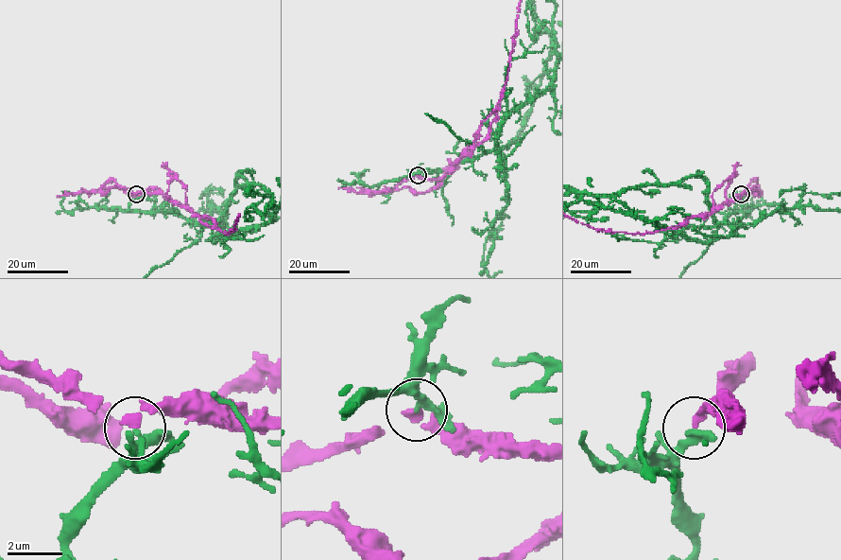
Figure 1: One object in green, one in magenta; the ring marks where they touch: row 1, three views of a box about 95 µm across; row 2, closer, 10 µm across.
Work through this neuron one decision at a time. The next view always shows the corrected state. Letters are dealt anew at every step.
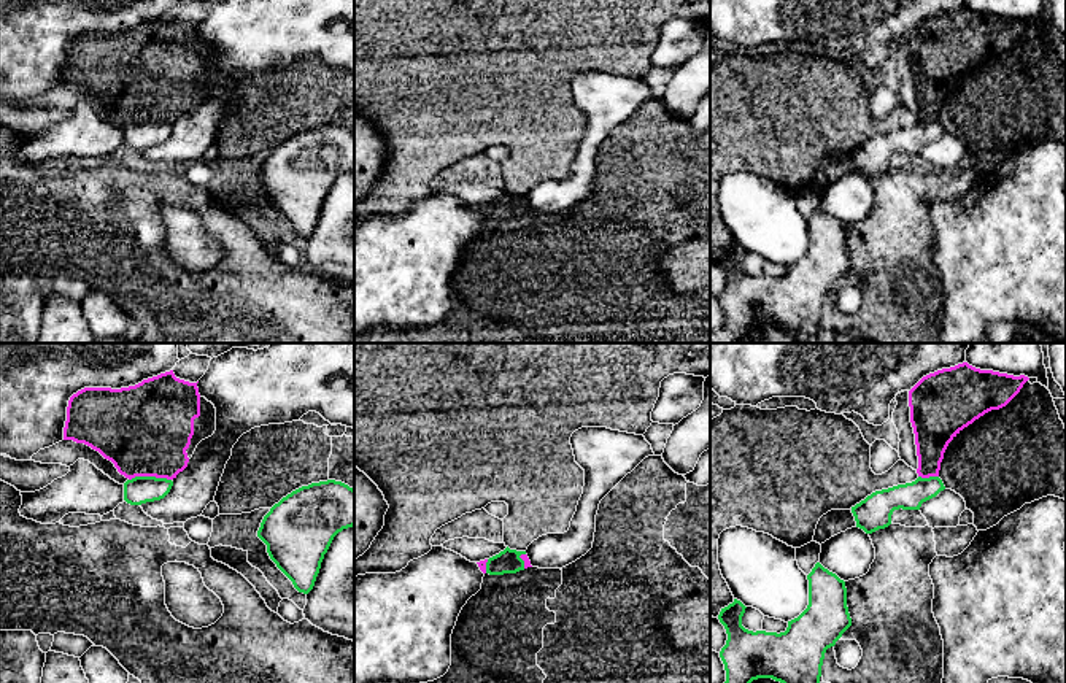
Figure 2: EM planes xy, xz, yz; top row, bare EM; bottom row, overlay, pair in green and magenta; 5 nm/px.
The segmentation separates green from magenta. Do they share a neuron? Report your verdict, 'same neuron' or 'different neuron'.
different neuron

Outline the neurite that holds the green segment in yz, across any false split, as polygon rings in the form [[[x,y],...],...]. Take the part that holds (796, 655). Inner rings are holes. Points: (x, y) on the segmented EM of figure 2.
[[[815,564],[807,575],[809,605],[785,632],[748,631],[742,626],[745,605],[734,599],[718,619],[728,640],[720,651],[724,683],[772,678],[780,683],[820,683],[828,648],[852,626],[845,581]]]

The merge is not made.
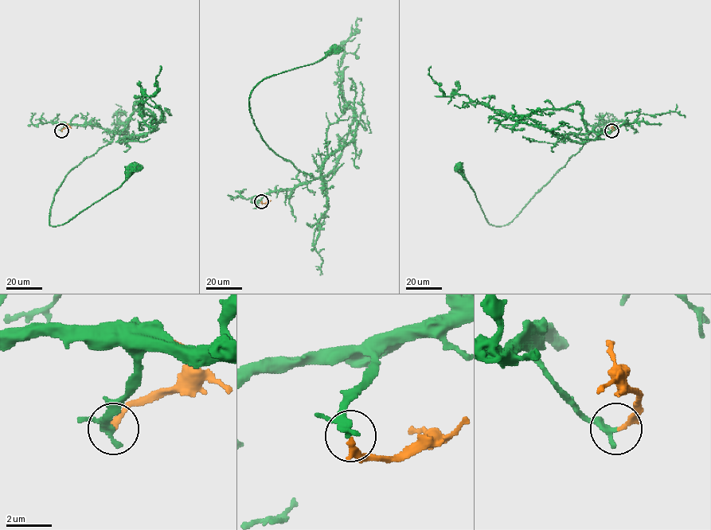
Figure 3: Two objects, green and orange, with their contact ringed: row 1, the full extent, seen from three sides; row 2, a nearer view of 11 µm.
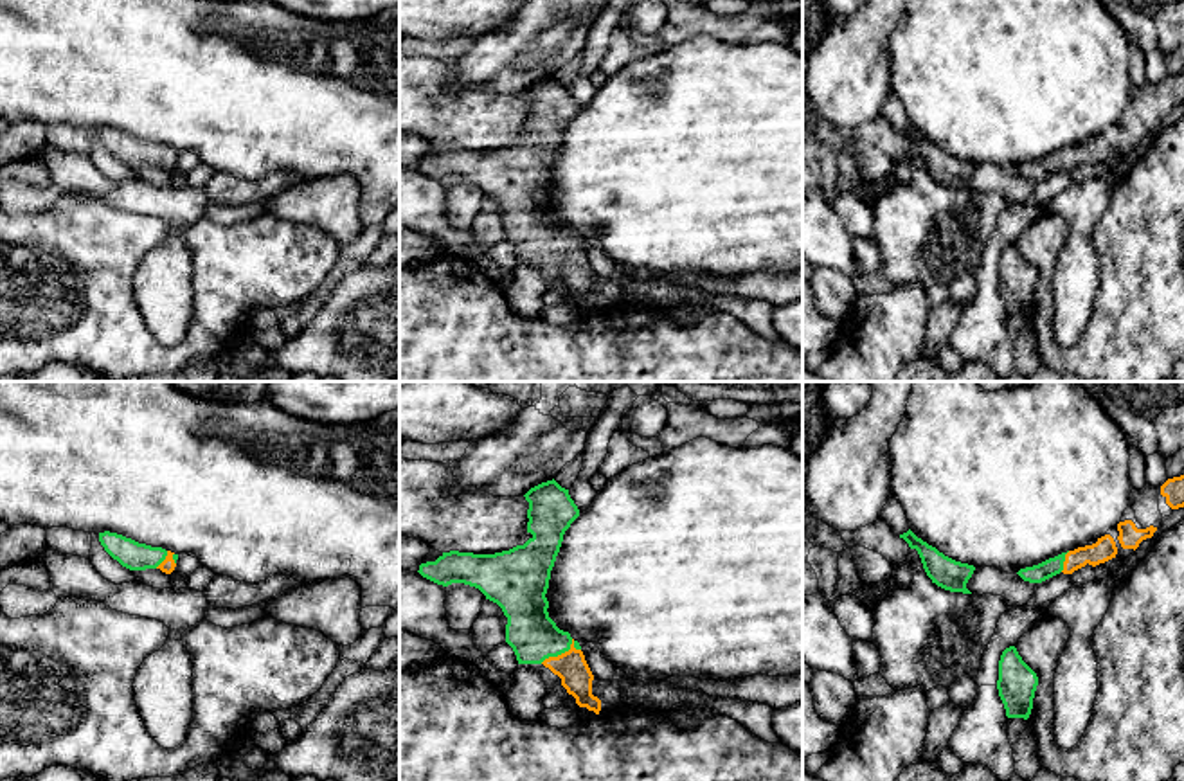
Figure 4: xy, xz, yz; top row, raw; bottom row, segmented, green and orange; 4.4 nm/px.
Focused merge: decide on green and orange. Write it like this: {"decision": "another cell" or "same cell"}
{"decision": "same cell"}

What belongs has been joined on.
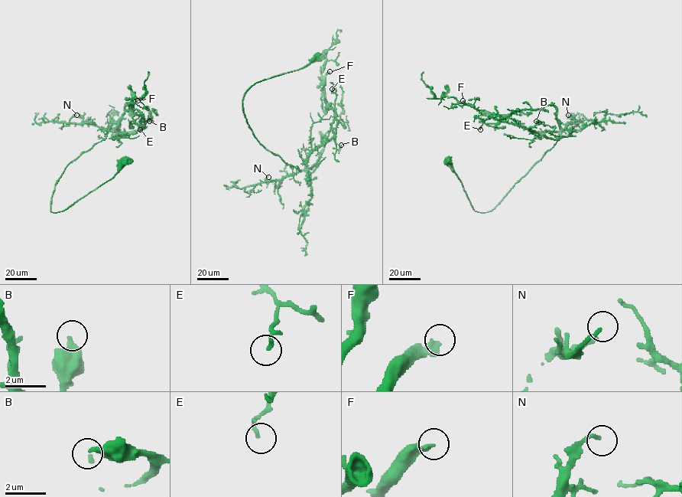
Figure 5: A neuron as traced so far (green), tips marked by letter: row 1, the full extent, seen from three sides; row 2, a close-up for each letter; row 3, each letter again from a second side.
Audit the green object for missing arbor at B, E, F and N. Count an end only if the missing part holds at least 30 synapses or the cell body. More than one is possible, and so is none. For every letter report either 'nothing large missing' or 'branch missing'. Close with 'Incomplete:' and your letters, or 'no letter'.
B: nothing large missing
E: nothing large missing
F: branch missing
N: nothing large missing
Incomplete: F

